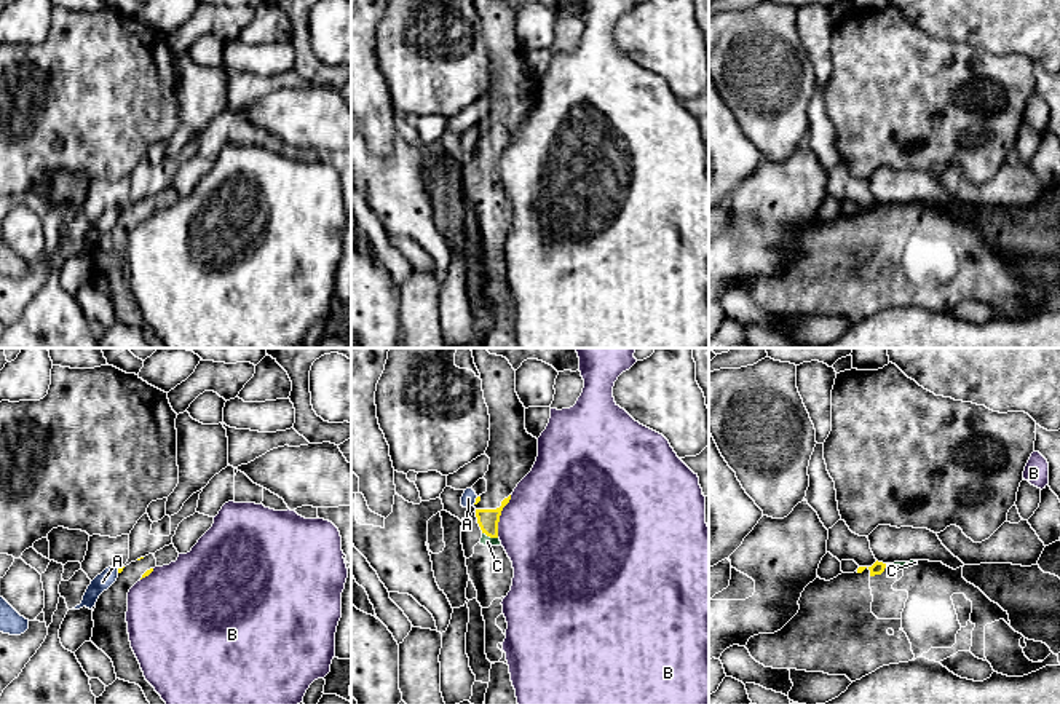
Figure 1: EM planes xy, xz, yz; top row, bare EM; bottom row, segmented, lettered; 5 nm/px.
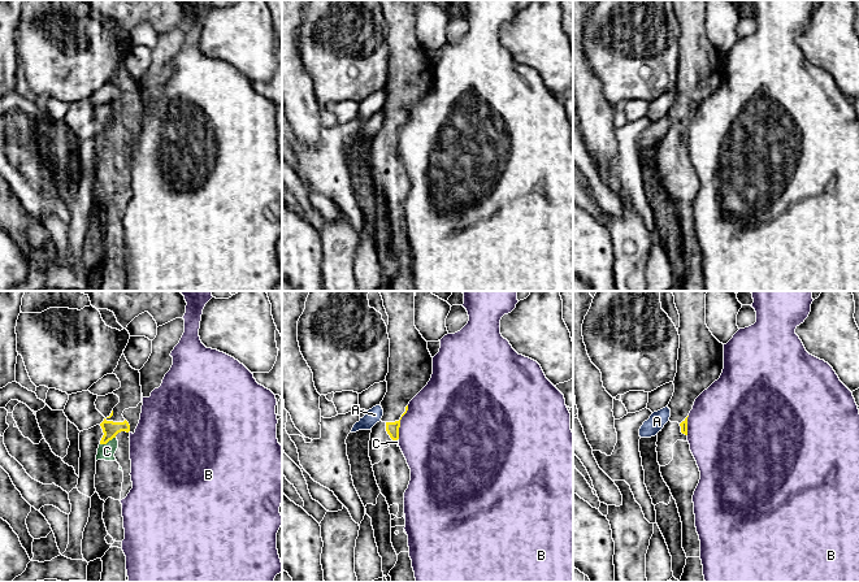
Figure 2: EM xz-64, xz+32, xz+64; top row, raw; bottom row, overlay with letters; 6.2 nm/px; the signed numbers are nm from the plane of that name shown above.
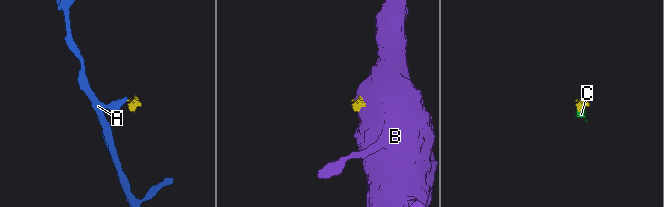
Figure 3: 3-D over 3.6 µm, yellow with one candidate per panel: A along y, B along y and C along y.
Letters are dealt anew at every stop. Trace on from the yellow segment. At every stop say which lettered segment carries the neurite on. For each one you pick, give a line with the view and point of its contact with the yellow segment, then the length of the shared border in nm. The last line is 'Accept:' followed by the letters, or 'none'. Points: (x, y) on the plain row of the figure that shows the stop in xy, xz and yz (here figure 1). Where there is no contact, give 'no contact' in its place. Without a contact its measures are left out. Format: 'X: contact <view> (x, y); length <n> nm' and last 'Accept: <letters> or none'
C: contact xz (490, 179); length 90 nm
Accept: C

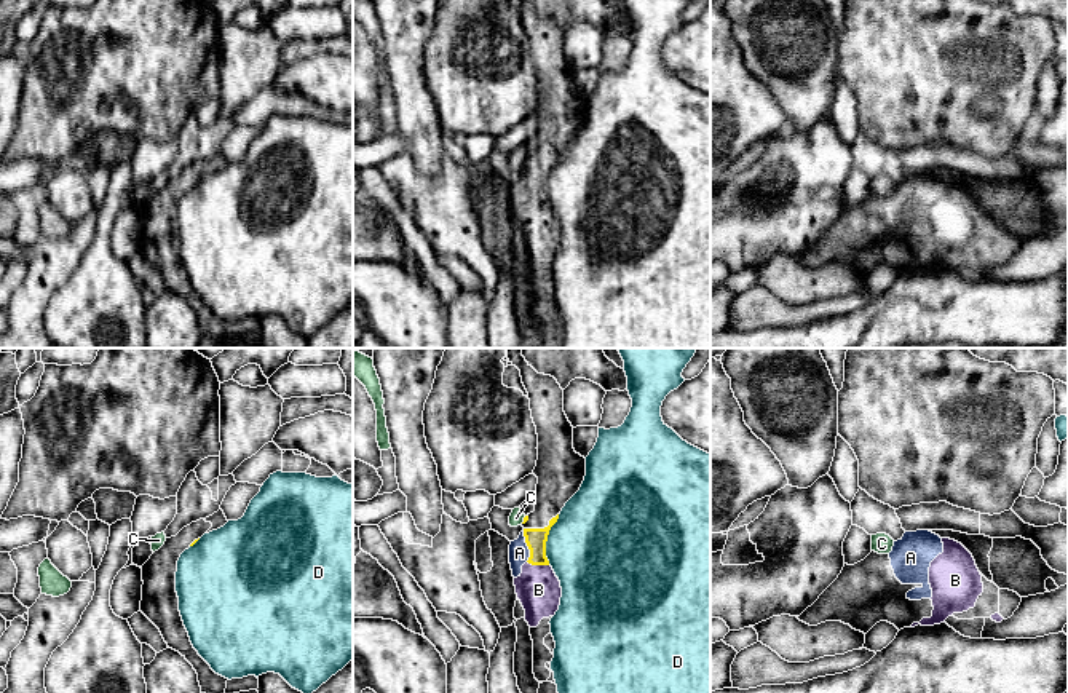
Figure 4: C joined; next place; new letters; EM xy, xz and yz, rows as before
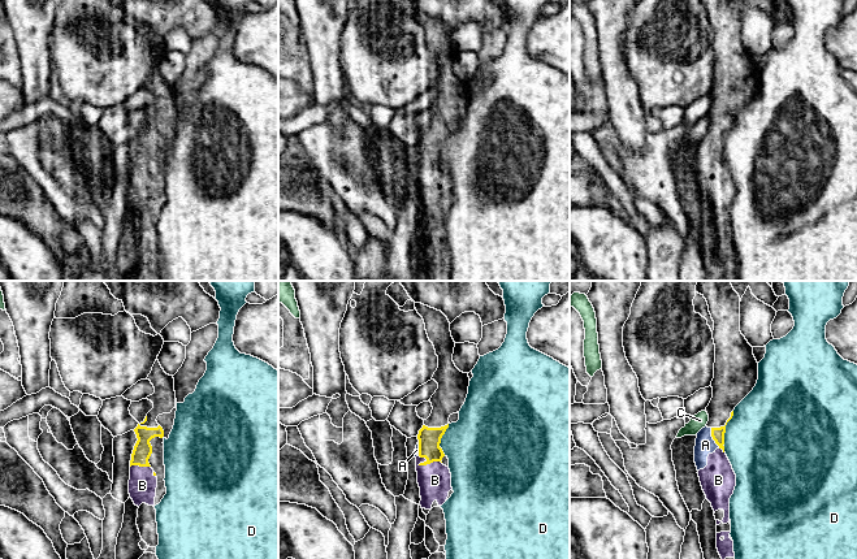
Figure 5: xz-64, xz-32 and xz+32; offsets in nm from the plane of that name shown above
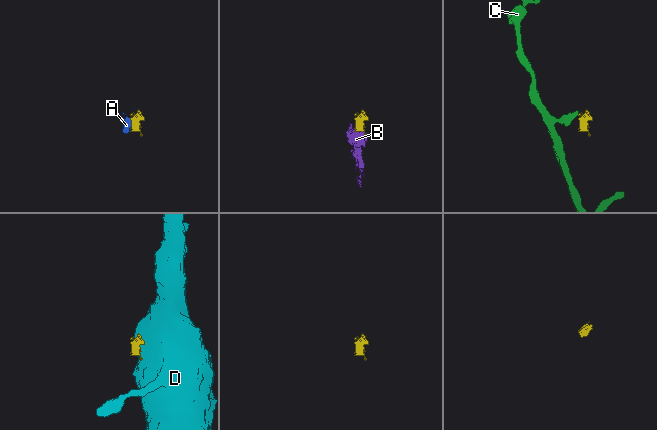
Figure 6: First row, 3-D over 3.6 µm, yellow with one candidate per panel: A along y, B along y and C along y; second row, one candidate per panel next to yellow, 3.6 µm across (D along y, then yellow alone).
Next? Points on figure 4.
A: contact xz (527, 187); length 160 nm
B: contact xz (538, 206); length 110 nm
Accept: A, B

